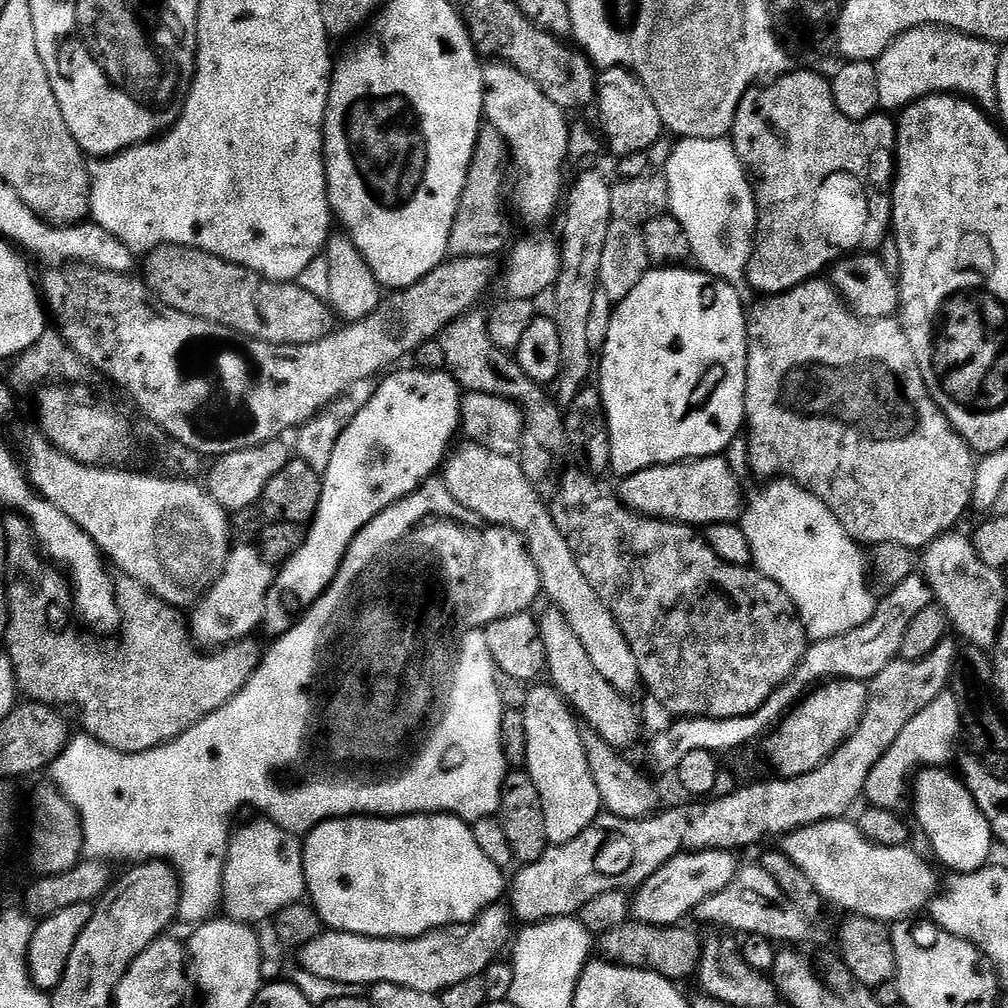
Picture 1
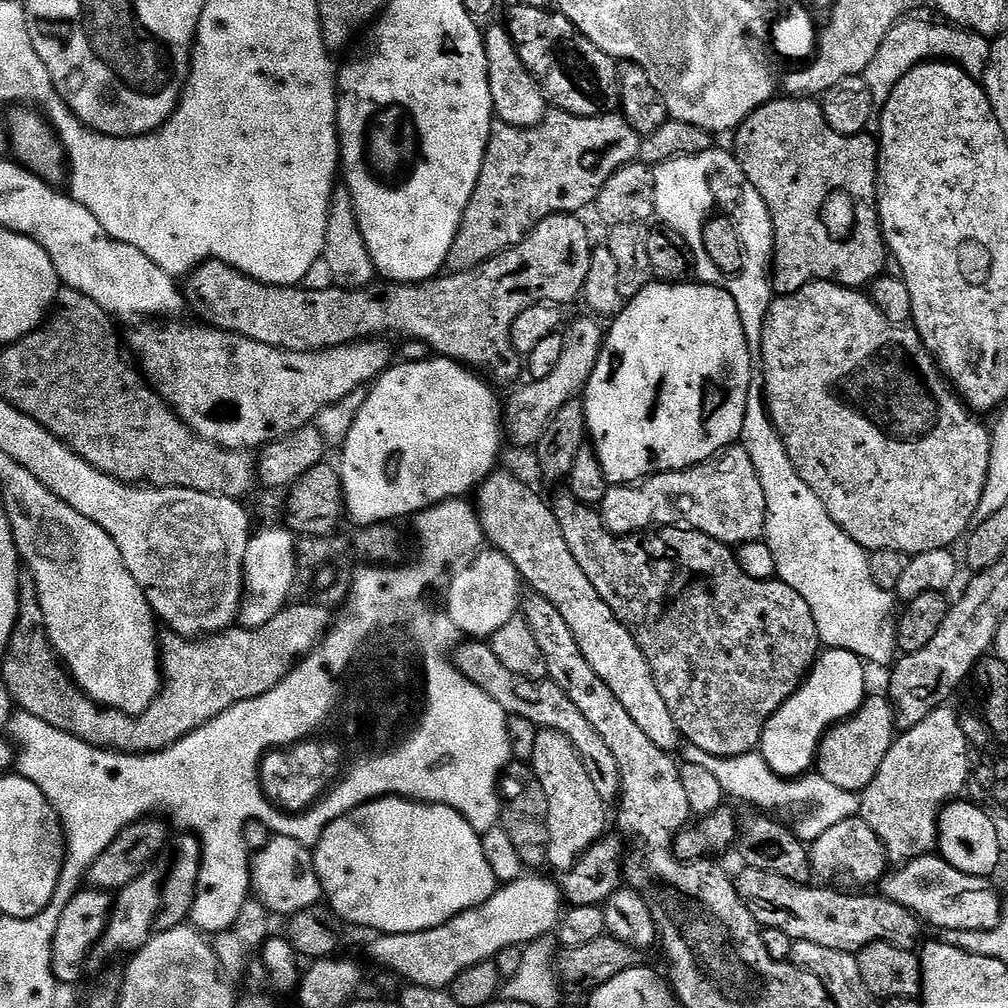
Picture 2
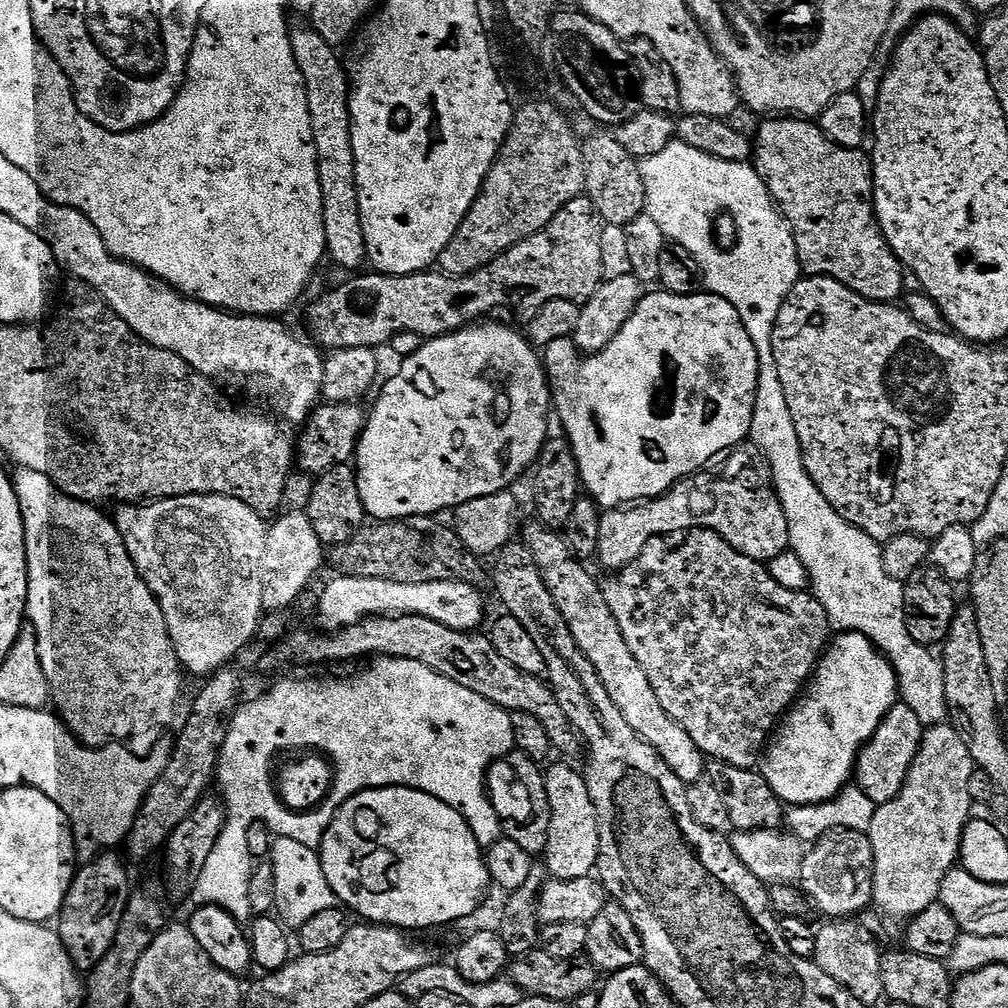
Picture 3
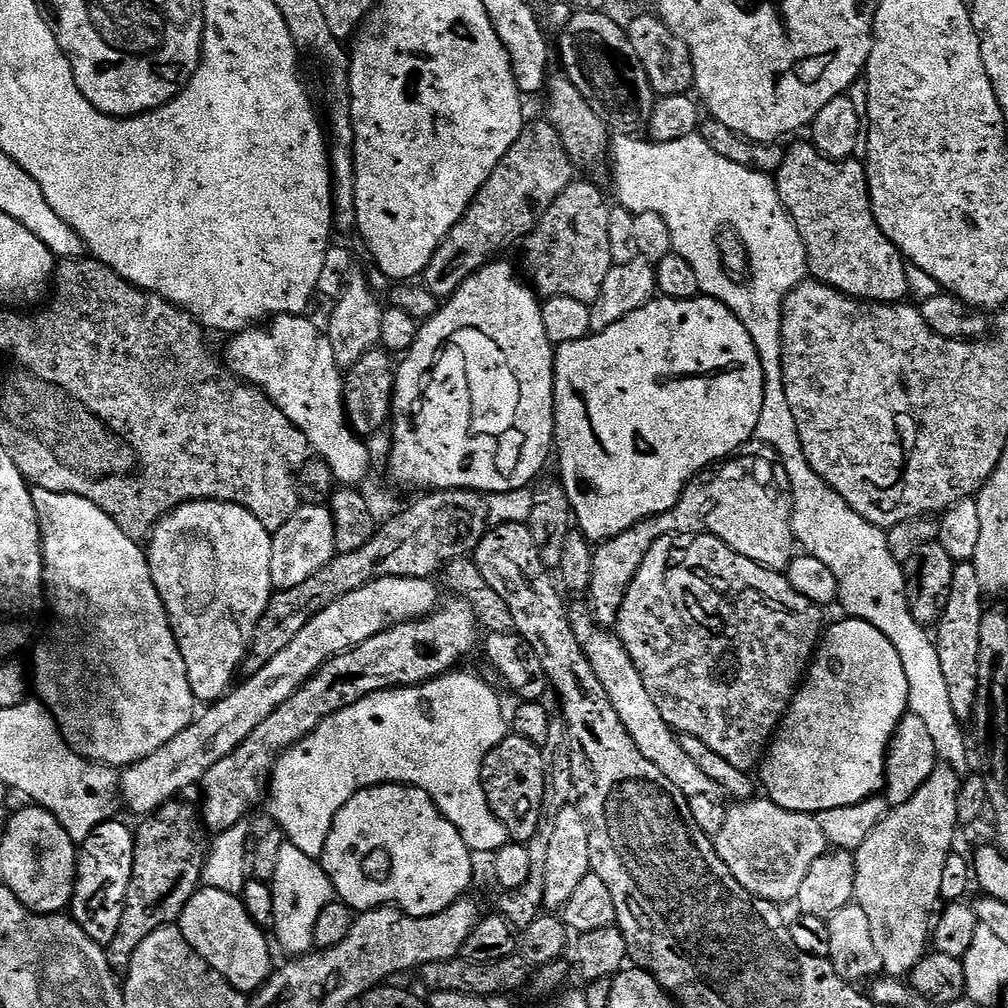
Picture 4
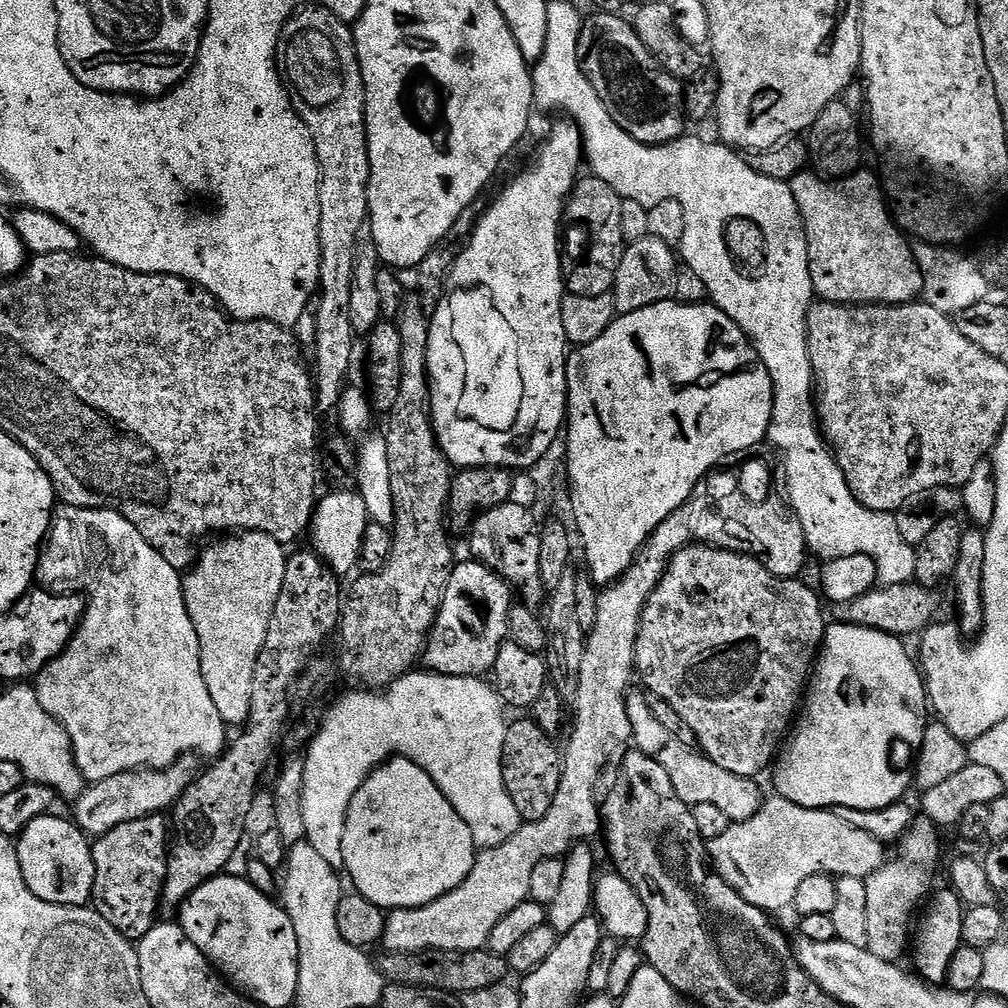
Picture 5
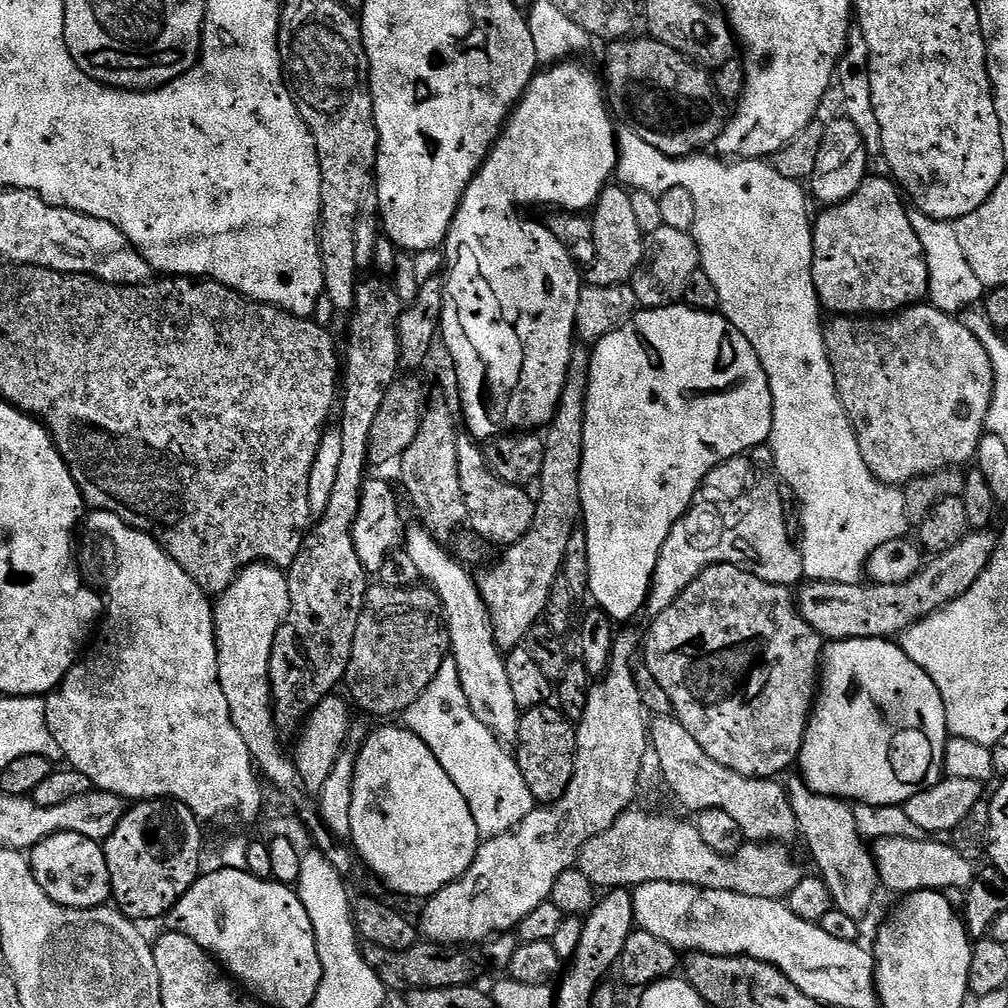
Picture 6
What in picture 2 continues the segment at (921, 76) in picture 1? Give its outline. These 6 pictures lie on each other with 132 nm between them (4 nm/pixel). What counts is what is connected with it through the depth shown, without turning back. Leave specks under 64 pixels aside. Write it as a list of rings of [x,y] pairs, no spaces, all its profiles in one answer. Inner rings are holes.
[[[905,18],[899,24],[893,26],[890,34],[886,34],[882,46],[878,46],[878,54],[874,54],[874,59],[870,62],[870,66],[866,66],[866,70],[864,71],[864,81],[866,82],[866,86],[870,86],[870,98],[877,109],[884,109],[886,102],[890,98],[890,94],[894,94],[894,86],[898,86],[898,82],[902,82],[904,75],[911,68],[918,67],[919,64],[925,62],[951,62],[957,64],[966,74],[977,78],[983,77],[988,65],[988,59],[992,53],[992,45],[989,37],[979,36],[976,32],[969,32],[966,28],[958,28],[947,22],[935,24],[932,20],[912,19],[916,18]]]

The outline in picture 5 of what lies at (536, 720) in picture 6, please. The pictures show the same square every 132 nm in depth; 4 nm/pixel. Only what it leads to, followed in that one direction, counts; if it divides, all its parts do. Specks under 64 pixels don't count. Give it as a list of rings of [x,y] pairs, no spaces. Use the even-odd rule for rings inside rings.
[[[531,718],[516,721],[513,719],[508,725],[504,743],[504,781],[506,790],[514,798],[514,804],[518,806],[520,815],[525,821],[535,822],[542,819],[554,802],[554,794],[558,794],[562,775],[562,752],[559,747],[556,749],[556,743],[557,741],[543,732]]]

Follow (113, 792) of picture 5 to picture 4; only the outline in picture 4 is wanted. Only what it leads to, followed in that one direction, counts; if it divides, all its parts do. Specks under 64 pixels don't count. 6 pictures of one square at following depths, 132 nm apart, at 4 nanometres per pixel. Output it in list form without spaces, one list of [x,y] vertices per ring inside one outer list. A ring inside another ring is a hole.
[[[387,576],[371,580],[366,586],[346,594],[346,598],[338,598],[338,602],[330,602],[330,606],[314,614],[314,618],[302,626],[298,638],[294,638],[282,654],[270,658],[258,674],[248,676],[245,684],[237,683],[228,695],[205,707],[192,725],[178,734],[178,738],[170,738],[170,742],[154,750],[154,754],[123,769],[120,791],[126,808],[128,804],[129,810],[139,818],[151,816],[162,805],[184,794],[180,792],[195,784],[197,787],[216,762],[222,762],[226,754],[246,742],[258,725],[270,718],[270,714],[274,714],[282,702],[289,700],[327,660],[358,647],[385,628],[404,624],[407,620],[418,620],[421,616],[431,616],[442,600],[432,583],[431,579],[419,580],[413,576]]]

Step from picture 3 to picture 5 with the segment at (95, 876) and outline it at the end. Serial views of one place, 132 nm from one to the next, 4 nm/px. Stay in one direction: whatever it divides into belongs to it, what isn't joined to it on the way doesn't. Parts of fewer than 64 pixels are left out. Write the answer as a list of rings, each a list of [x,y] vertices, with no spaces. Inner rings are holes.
[[[160,814],[126,822],[92,844],[96,871],[94,907],[127,940],[138,942],[157,923],[156,911],[162,908],[169,851],[170,824]]]

